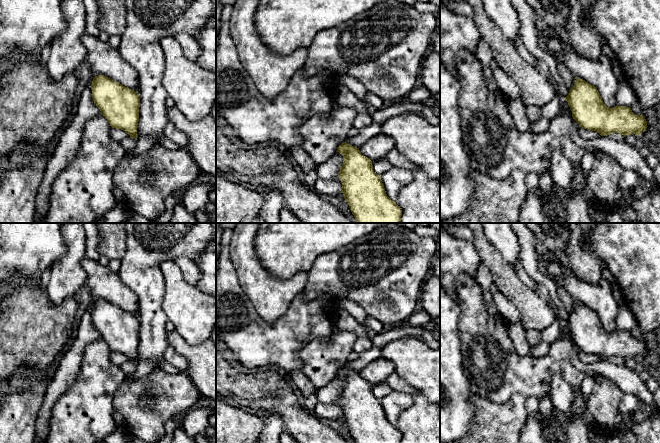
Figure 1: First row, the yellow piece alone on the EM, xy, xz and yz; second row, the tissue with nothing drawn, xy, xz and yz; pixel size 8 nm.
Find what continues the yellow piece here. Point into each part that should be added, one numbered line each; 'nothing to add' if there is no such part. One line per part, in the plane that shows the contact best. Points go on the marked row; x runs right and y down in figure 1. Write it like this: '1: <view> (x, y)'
nothing to add

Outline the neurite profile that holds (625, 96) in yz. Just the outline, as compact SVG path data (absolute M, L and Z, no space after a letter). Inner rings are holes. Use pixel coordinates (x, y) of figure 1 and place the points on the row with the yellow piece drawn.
M625 79L619 81L616 95L617 106L631 107L636 100L636 95Z

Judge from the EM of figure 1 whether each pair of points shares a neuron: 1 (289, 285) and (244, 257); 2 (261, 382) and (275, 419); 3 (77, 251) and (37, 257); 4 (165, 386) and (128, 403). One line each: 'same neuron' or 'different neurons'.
1: same neuron
2: different neurons
3: different neurons
4: same neuron

